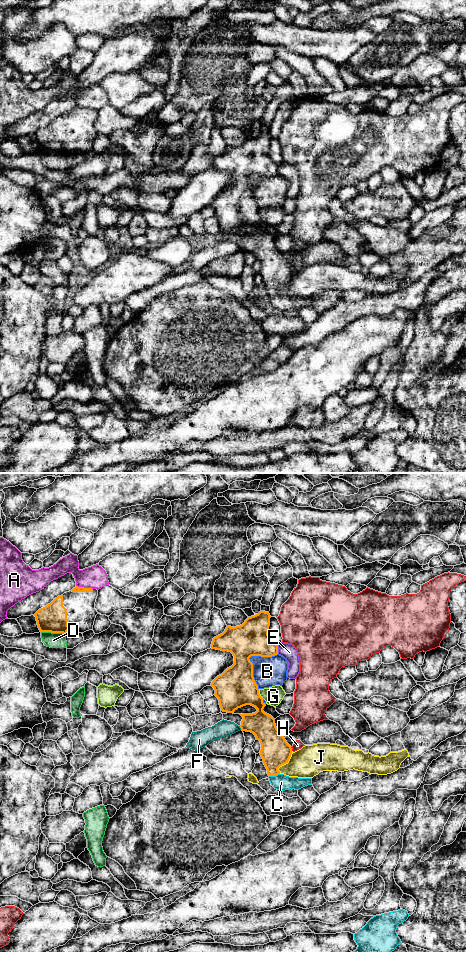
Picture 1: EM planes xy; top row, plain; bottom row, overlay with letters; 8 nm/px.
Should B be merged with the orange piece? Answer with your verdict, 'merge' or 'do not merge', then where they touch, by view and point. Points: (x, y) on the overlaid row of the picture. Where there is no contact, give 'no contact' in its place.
do not merge | xy (249, 660)

